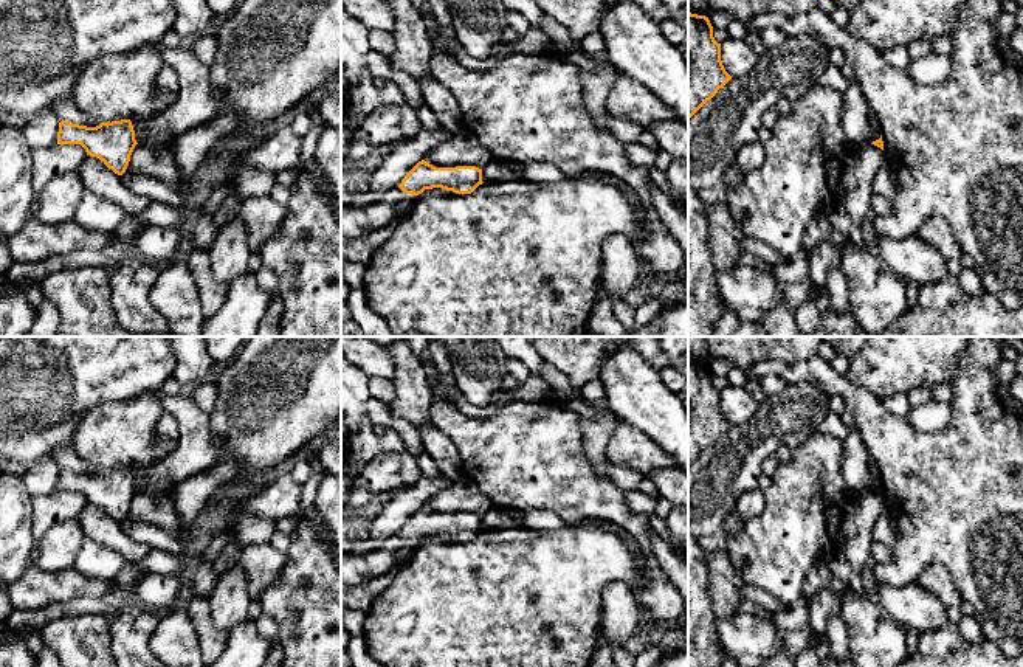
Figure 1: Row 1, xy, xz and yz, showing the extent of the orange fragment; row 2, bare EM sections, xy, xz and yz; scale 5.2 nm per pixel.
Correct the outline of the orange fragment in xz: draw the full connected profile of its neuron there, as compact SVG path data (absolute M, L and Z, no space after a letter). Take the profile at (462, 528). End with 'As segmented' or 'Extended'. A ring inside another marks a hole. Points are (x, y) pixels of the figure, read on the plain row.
M422 507L405 523L398 535L414 543L432 535L463 543L471 541L482 530L482 517L476 513L436 515Z. As segmented

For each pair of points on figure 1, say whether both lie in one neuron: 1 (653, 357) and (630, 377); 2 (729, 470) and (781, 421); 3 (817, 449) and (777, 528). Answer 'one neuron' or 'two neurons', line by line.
1: two neurons
2: one neuron
3: one neuron

